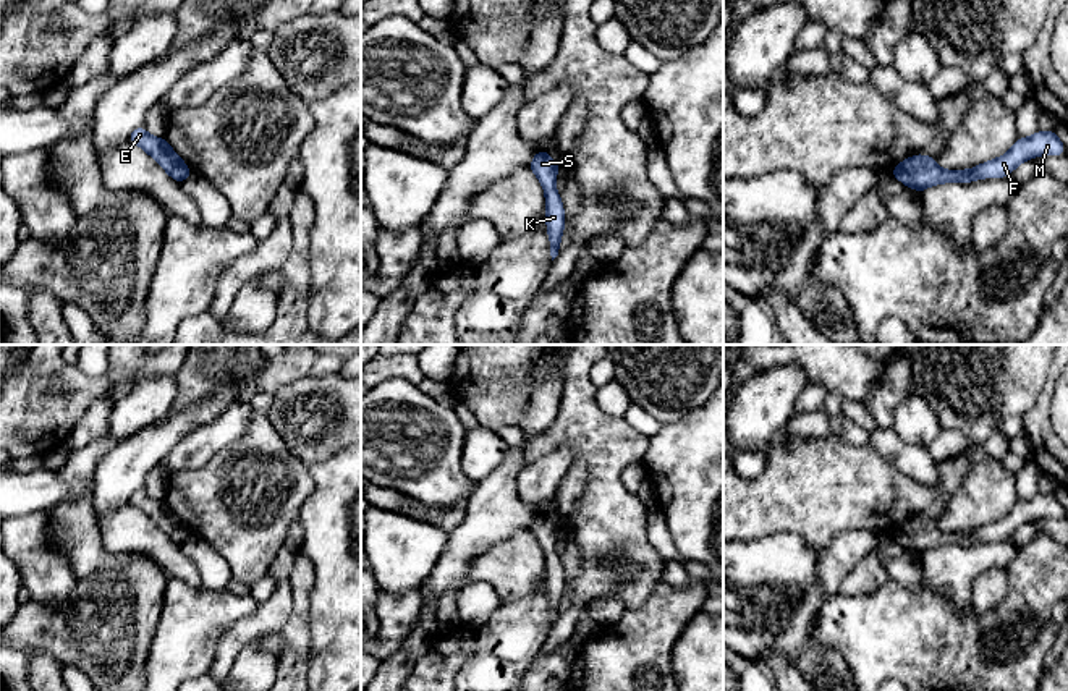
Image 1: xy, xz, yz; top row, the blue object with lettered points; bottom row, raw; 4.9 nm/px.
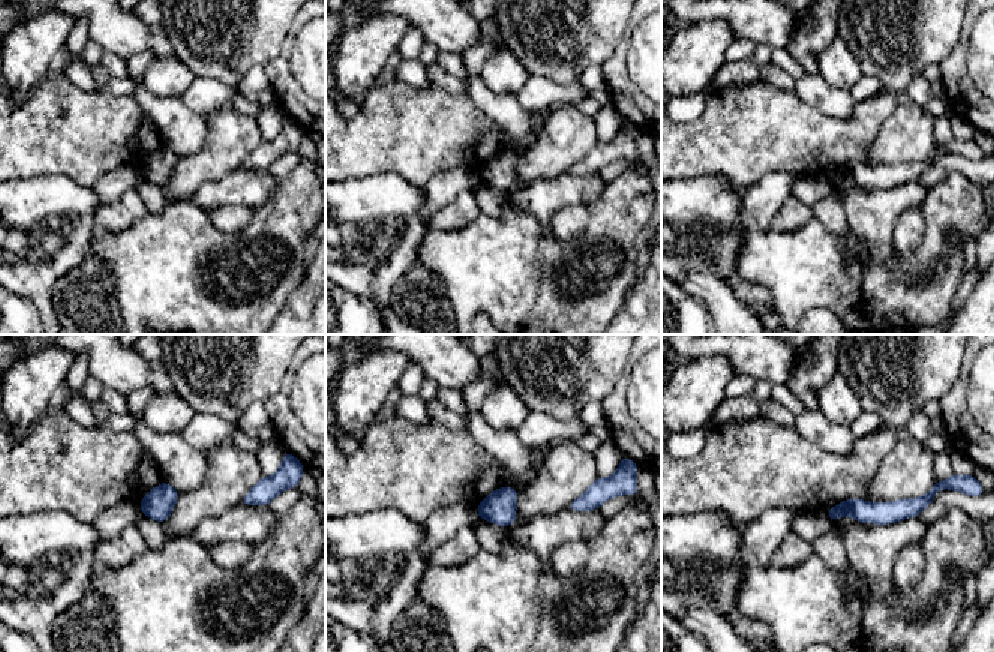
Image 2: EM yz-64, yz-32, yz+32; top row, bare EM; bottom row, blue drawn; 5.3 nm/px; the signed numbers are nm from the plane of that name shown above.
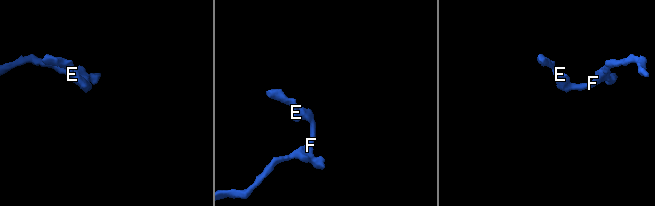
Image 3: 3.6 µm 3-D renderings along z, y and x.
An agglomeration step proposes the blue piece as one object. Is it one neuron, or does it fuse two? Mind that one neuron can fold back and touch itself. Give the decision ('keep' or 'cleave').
keep

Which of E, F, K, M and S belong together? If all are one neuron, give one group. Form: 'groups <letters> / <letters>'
groups E F K M S

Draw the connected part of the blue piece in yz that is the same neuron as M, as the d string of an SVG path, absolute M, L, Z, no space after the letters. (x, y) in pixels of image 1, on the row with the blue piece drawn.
M1039 129L1031 138L1018 138L1005 155L969 170L942 170L935 159L918 154L900 162L890 175L898 178L905 186L922 193L929 186L950 181L971 183L979 178L1003 178L1024 160L1039 155L1065 155L1065 146L1055 131Z

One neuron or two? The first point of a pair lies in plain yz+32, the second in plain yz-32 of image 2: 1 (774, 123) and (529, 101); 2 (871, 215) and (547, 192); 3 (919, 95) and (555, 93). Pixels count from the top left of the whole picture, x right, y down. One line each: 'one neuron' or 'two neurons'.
1: two neurons
2: one neuron
3: one neuron

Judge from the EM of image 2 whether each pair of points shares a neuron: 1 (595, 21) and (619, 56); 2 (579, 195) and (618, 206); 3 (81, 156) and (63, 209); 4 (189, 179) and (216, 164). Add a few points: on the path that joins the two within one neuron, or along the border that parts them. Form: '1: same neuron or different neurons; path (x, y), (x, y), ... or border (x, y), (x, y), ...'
1: different neurons; border (630, 18), (615, 53), (600, 65)
2: different neurons; border (607, 183), (594, 203)
3: different neurons; border (38, 176), (65, 174), (81, 185), (90, 186)
4: same neuron; path (195, 173), (210, 164)

